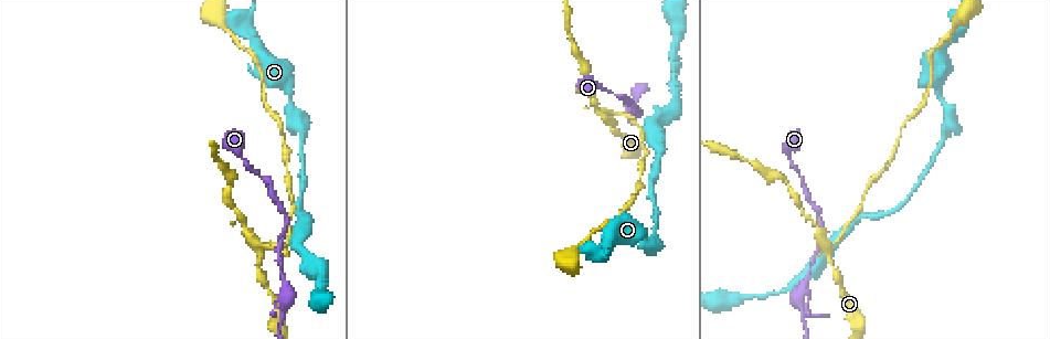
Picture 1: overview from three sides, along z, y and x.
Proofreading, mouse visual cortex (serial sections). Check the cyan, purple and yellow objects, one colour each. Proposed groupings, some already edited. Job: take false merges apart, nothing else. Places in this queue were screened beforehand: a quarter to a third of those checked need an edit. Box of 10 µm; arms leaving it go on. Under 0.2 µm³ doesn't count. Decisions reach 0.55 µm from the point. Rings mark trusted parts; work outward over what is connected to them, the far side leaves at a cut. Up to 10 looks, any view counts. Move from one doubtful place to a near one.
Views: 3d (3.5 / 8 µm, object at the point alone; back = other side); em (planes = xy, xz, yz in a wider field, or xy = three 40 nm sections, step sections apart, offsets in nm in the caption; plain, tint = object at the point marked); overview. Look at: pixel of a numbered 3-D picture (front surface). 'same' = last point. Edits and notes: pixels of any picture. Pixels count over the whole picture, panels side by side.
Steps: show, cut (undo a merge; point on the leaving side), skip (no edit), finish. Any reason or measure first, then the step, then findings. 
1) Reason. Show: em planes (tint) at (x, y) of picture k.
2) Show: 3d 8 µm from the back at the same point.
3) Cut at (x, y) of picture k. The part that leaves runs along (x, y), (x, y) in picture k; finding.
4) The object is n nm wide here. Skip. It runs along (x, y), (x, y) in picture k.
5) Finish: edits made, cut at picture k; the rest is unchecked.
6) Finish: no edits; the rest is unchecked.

Abrupt turn. Show: 3d 8 µm at (598, 255) of picture 1.

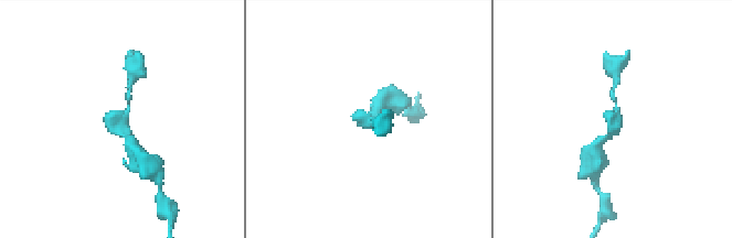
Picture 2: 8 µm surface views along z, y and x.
Show: em planes (tint) at the same point.

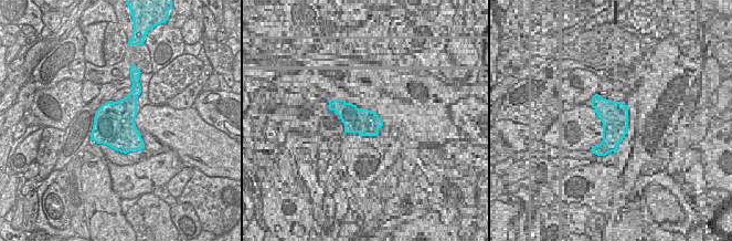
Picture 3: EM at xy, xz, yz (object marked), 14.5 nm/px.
Skip. It runs along (594, 147), (617, 128), (613, 97) in picture 2; continuous, no second cell.

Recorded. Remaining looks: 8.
Calibre changes. Show: 3d 3.5 µm at (801, 179) of picture 1.

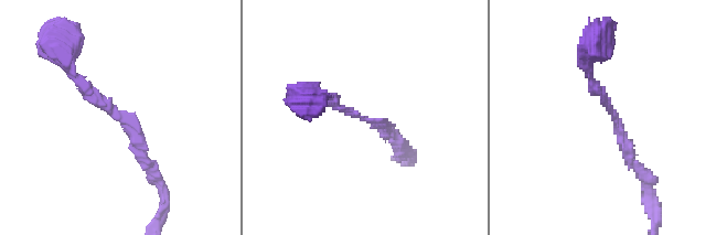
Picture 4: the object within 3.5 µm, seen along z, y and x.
Shape alone is not enough. Show: em planes (tint) at (365, 120) of picture 4.

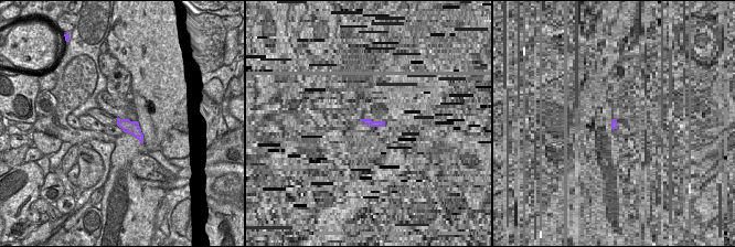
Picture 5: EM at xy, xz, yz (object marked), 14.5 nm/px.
Another direction. Show: em xy step 5 (tint) at the same point.

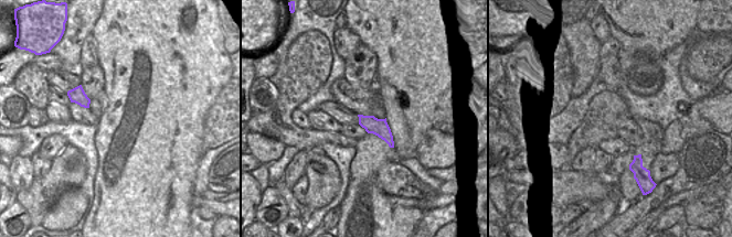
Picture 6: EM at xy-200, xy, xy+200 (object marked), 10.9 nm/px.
The object is 190 nm wide here. Skip. It runs along (71, 68), (132, 123), (149, 170) in picture 4; one cell here.

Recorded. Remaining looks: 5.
A fork. Show: 3d 8 µm from the back at (825, 248) of picture 1.

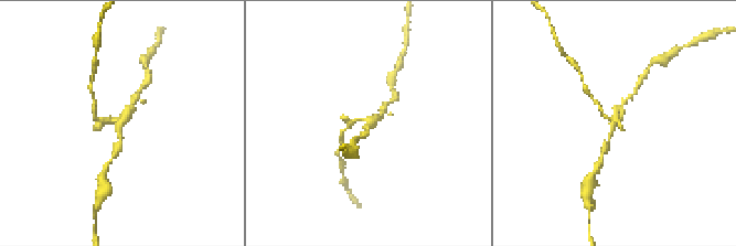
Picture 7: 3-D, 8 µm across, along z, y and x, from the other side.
Zoom in. Show: 3d 3.5 µm from the back at the same point.

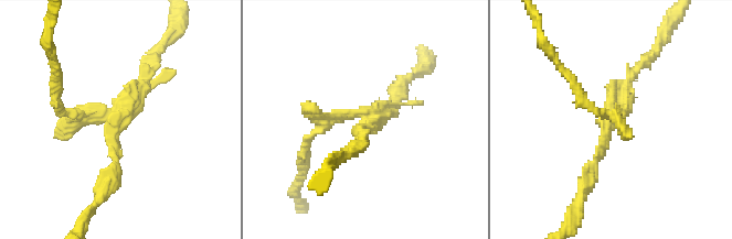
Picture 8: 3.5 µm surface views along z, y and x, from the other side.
3 arms meet here; the arms are 150, 150, 200 nm wide. Show: em planes (tint) at (121, 117) of picture 8.

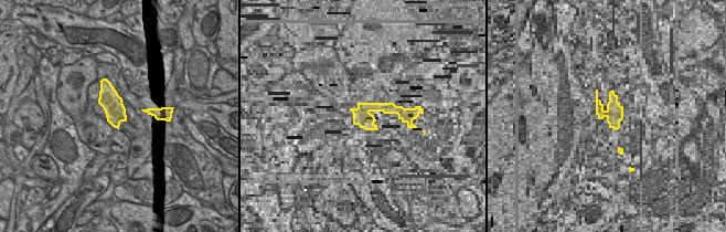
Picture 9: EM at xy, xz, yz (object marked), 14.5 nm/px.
Cut at (78, 115) of picture 8. The part that leaves runs along (106, 115), (62, 111), (59, 77) in picture 8; a second cell is stuck on.

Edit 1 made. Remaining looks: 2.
Finish: edits made, cut at picture 8; the rest is unchecked.

